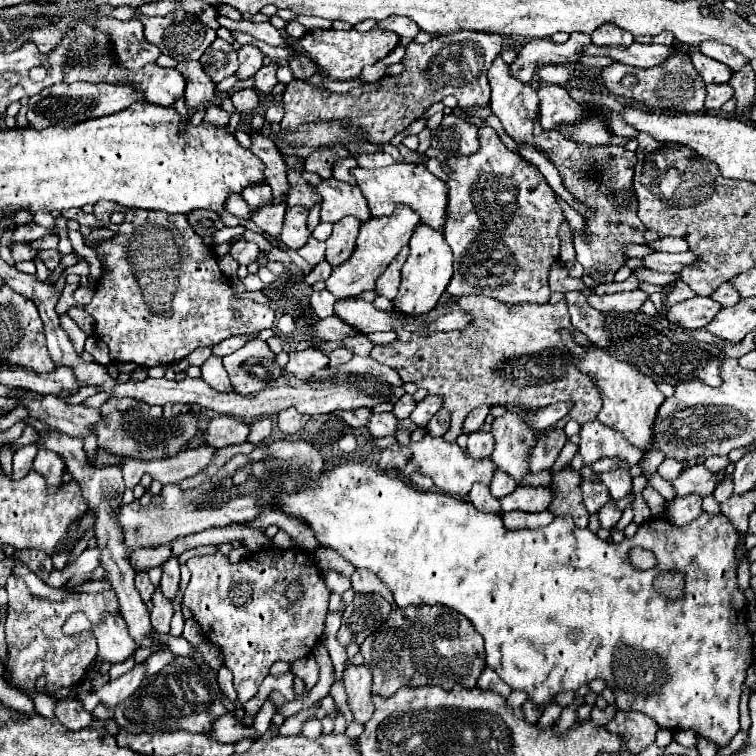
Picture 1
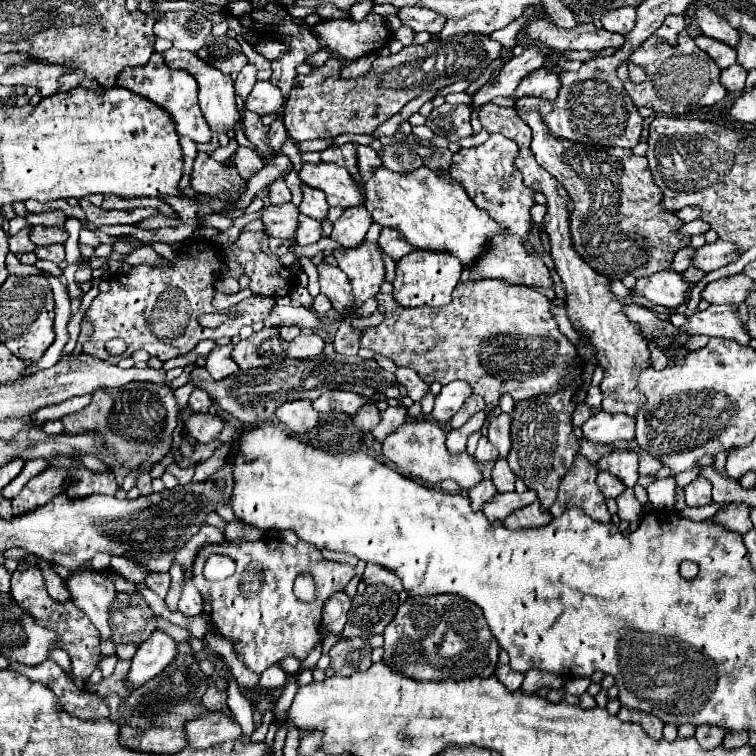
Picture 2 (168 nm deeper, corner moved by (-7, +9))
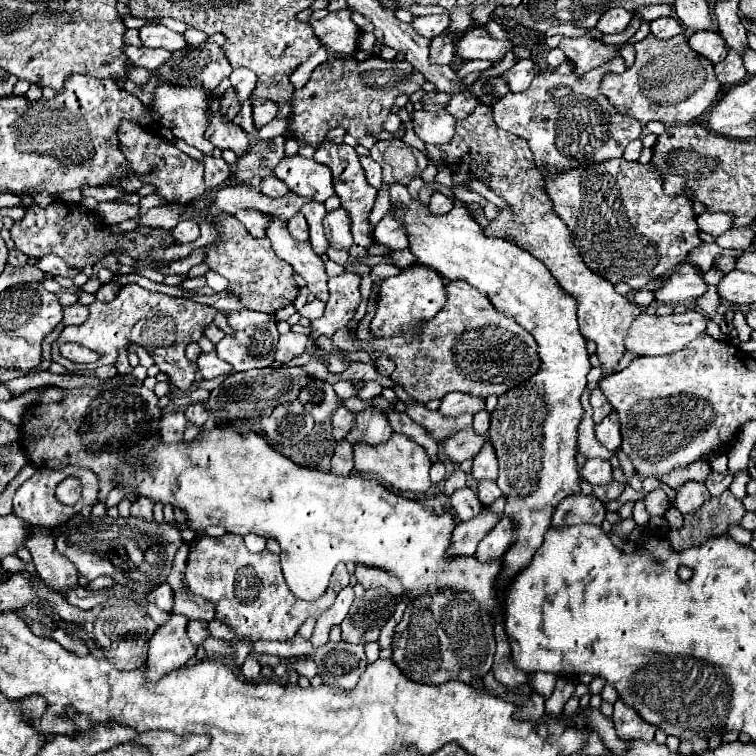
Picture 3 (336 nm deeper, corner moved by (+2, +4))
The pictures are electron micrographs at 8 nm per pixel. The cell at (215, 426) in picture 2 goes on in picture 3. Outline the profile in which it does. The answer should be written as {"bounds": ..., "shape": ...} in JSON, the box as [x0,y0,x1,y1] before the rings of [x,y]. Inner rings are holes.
{"bounds":[160,410,186,444],"shape":[[[174,410],[174,412],[162,412],[160,414],[162,442],[166,442],[166,444],[180,442],[184,436],[184,428],[186,428],[186,416],[182,412]]]}

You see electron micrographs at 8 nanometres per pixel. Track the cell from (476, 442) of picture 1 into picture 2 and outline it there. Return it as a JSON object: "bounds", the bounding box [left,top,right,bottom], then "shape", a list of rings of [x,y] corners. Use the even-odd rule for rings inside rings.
{"bounds":[475,437,499,463],"shape":[[[481,437],[481,439],[479,439],[479,445],[477,445],[477,451],[475,451],[475,459],[477,459],[479,463],[497,461],[497,459],[499,459],[499,453],[497,453],[497,449],[489,443],[489,439]]]}

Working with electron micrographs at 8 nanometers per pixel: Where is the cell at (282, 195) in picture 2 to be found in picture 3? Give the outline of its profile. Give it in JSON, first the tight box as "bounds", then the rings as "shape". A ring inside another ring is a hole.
{"bounds":[260,176,288,198],"shape":[[[268,176],[260,184],[260,192],[266,196],[272,196],[272,198],[280,198],[280,196],[288,194],[288,186],[282,180],[276,180],[276,176]]]}

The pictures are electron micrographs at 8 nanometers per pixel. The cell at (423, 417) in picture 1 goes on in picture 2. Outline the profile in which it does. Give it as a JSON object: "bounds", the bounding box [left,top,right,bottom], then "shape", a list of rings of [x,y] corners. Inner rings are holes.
{"bounds":[431,381,471,425],"shape":[[[451,381],[447,383],[441,393],[435,397],[435,407],[431,411],[431,417],[445,425],[449,423],[451,415],[461,409],[461,405],[465,403],[465,399],[471,395],[471,387],[465,381]]]}

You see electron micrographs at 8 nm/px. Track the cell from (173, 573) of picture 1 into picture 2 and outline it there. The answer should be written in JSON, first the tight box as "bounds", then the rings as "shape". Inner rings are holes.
{"bounds":[179,577,203,615],"shape":[[[189,577],[183,579],[183,589],[181,589],[181,599],[179,599],[179,611],[185,615],[197,615],[203,611],[203,599],[193,585]]]}

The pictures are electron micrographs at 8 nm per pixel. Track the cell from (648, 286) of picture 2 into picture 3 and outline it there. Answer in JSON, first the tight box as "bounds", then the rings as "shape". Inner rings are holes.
{"bounds":[654,264,708,304],"shape":[[[680,264],[676,272],[654,290],[656,302],[660,304],[678,304],[702,296],[708,290],[704,274],[696,264]]]}

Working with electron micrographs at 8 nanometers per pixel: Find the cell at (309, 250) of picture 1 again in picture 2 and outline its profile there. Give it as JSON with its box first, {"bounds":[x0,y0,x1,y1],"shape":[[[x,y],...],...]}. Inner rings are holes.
{"bounds":[295,215,323,245],"shape":[[[299,215],[299,229],[295,235],[297,243],[299,245],[311,245],[311,243],[317,243],[321,237],[323,237],[321,223],[315,219],[309,219],[305,215]]]}

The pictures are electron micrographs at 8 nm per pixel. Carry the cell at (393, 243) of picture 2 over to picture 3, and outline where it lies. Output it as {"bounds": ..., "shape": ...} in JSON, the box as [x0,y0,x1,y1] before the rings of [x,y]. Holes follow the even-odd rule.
{"bounds":[374,214,408,250],"shape":[[[386,214],[374,228],[374,240],[378,244],[386,244],[392,250],[408,248],[408,234],[404,232],[404,224],[396,220],[394,214]]]}

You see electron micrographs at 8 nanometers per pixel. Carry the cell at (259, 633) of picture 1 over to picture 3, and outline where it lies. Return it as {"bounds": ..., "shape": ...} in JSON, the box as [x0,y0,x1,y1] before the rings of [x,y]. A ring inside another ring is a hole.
{"bounds":[185,534,350,642],"shape":[[[226,534],[222,538],[202,536],[194,544],[188,558],[185,578],[191,594],[202,596],[216,604],[216,618],[220,622],[230,626],[236,634],[256,642],[294,638],[306,618],[318,618],[332,606],[332,600],[348,584],[350,574],[344,564],[338,564],[332,574],[328,592],[320,600],[304,602],[288,590],[280,568],[280,556],[268,550],[252,554],[246,550],[242,536]]]}

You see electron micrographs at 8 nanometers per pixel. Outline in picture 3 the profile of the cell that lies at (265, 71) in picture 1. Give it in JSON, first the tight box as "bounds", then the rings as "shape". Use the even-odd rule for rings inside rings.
{"bounds":[230,68,256,102],"shape":[[[238,68],[230,74],[230,82],[232,82],[232,88],[238,94],[238,100],[244,102],[252,96],[252,88],[256,86],[256,74],[248,68]]]}

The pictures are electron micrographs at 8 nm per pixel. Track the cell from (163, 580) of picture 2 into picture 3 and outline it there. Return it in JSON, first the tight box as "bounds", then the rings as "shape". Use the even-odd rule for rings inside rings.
{"bounds":[146,582,174,612],"shape":[[[166,582],[160,584],[154,592],[150,592],[146,596],[146,600],[152,602],[152,604],[156,604],[164,612],[172,612],[172,604],[174,604],[174,600],[172,600],[172,588]]]}

